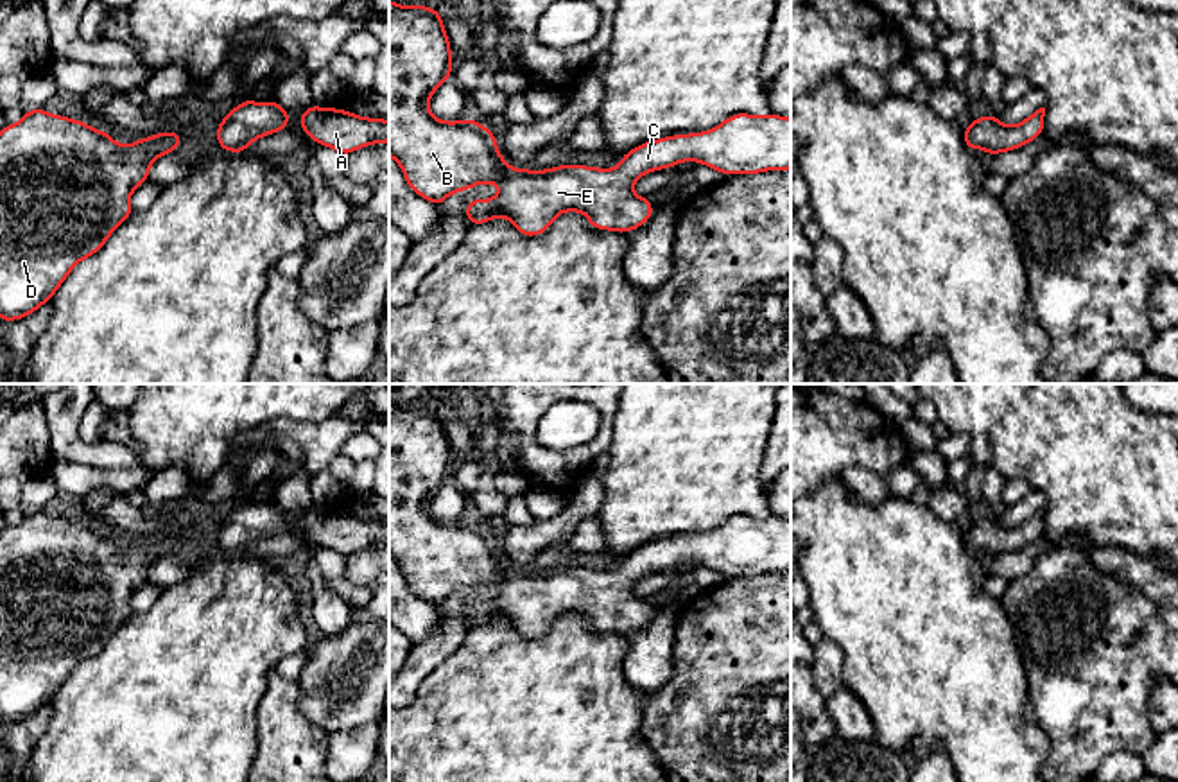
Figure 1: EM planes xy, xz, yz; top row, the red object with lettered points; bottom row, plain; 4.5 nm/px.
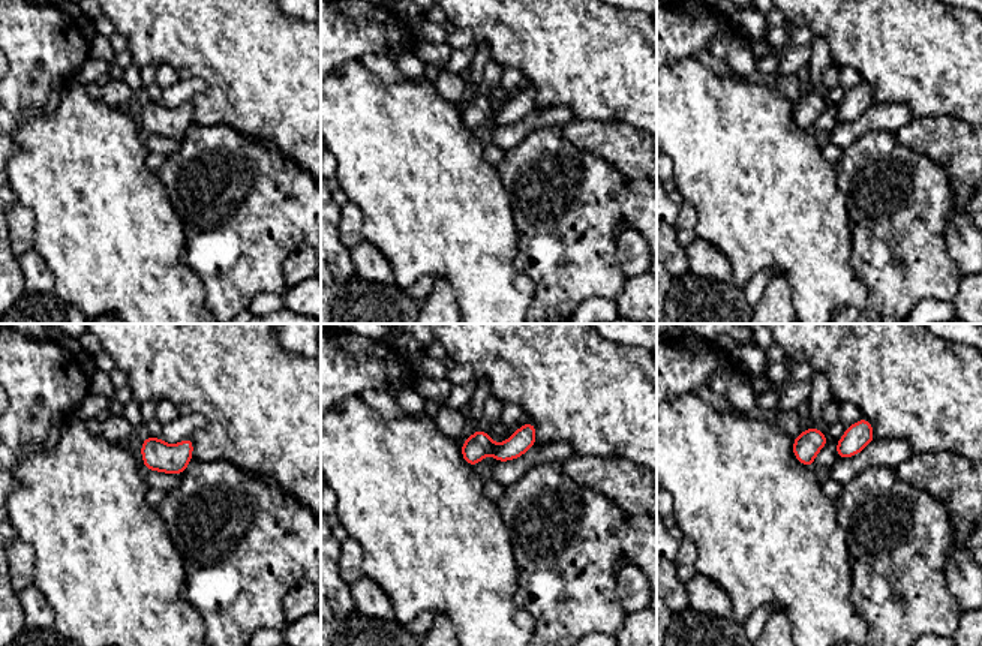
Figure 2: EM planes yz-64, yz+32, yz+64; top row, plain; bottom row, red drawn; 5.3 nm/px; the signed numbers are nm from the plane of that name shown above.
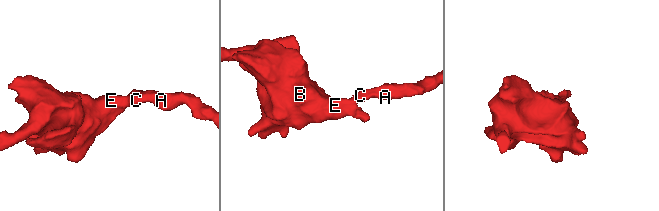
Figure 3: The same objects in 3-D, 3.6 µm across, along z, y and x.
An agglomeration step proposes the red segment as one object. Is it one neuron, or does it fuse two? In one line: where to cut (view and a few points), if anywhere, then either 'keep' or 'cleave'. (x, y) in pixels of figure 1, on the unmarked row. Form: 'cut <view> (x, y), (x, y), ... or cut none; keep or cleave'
cut none; keep

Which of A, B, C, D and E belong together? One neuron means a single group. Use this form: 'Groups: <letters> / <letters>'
Groups: A B C D E

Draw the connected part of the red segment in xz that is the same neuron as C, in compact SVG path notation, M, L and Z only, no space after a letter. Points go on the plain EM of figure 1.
M389 400L389 558L398 563L409 590L436 608L450 595L498 585L500 592L493 601L472 601L466 606L464 617L472 628L506 619L520 637L536 639L547 633L559 615L581 613L592 630L628 635L653 617L653 603L633 594L633 585L647 574L681 563L699 563L723 578L791 570L791 520L775 515L757 518L735 515L710 533L644 543L620 558L615 570L585 567L513 570L500 558L491 531L473 520L445 524L429 513L432 495L450 481L452 468L450 443L439 413L420 405L396 407Z

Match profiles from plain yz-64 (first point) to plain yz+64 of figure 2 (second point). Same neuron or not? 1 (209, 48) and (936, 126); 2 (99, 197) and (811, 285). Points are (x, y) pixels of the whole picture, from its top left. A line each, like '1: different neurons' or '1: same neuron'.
1: different neurons
2: same neuron

